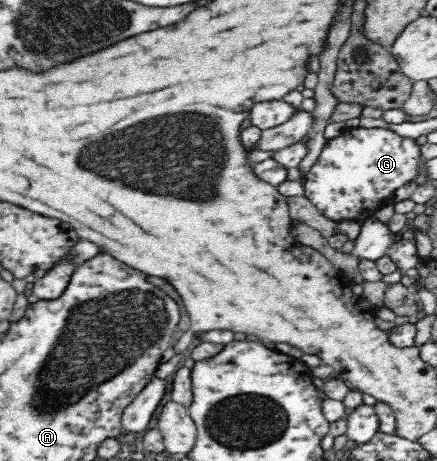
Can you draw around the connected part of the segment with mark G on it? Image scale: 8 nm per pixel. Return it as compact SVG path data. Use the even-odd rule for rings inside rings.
M347 127L341 135L336 135L324 143L320 156L308 173L303 195L307 196L323 215L335 221L362 221L373 216L383 202L393 198L396 189L415 179L419 159L419 146L415 141L400 137L389 129Z

